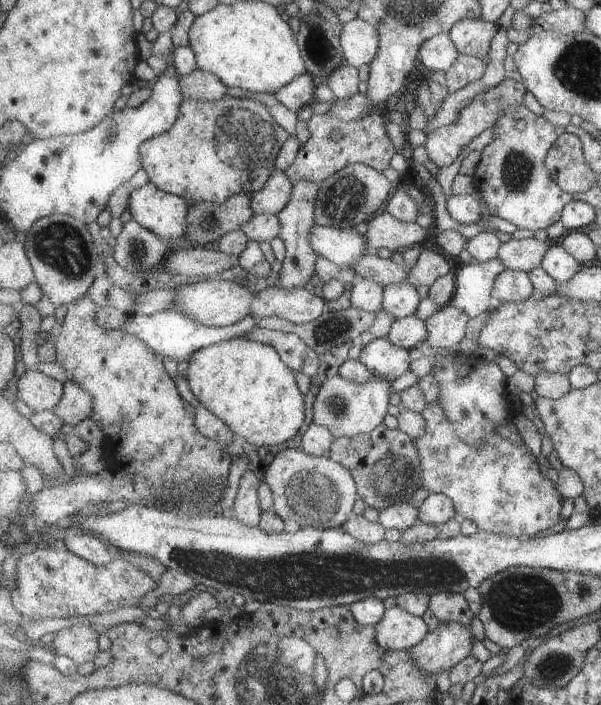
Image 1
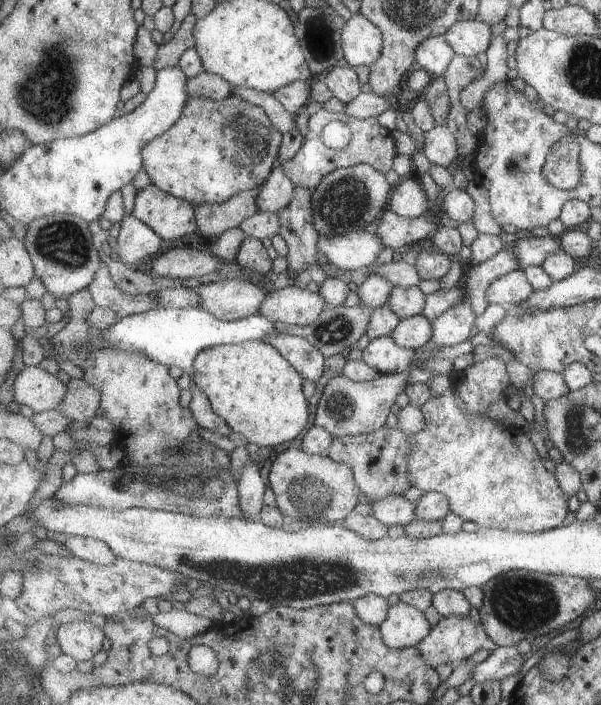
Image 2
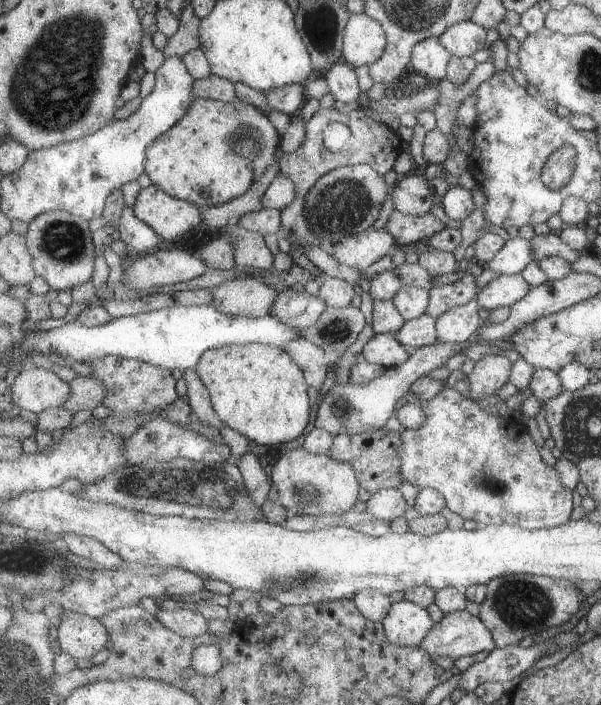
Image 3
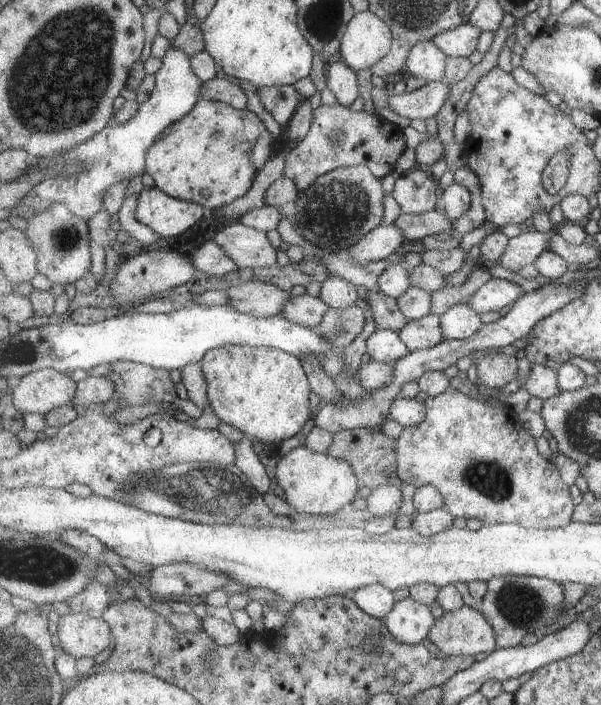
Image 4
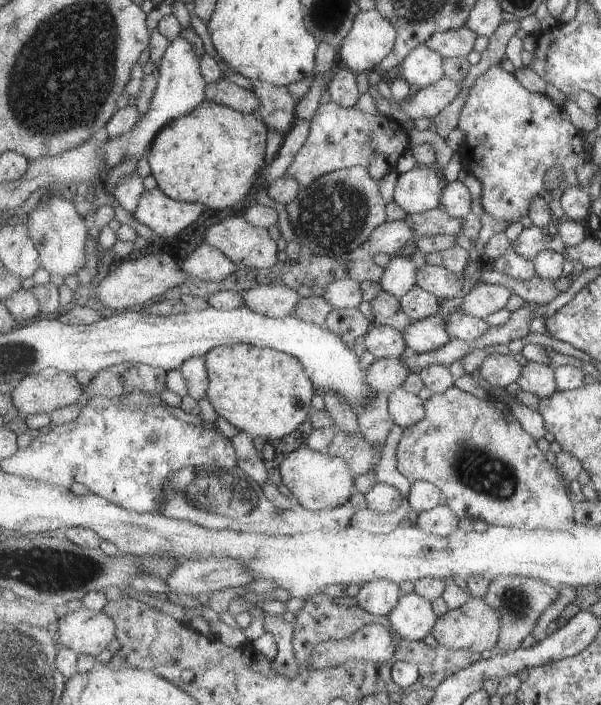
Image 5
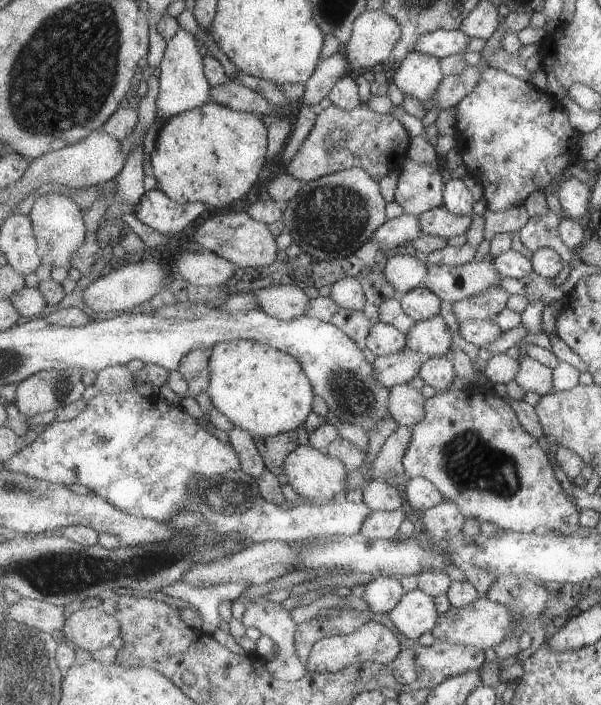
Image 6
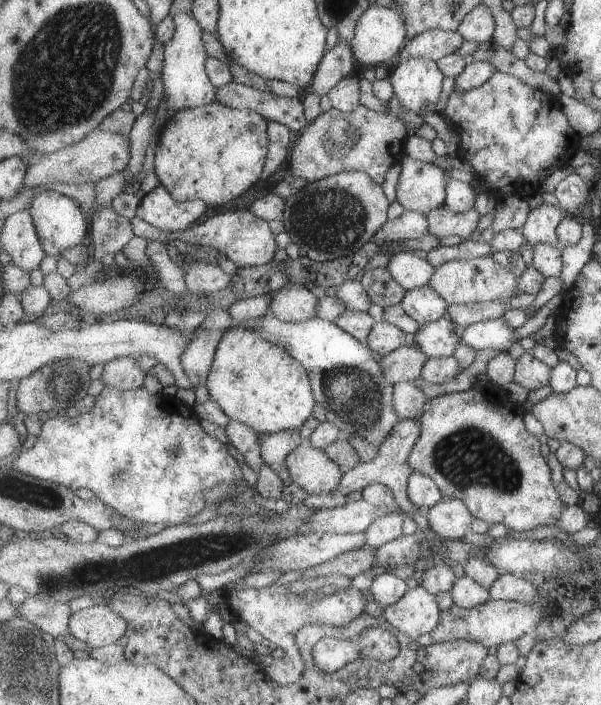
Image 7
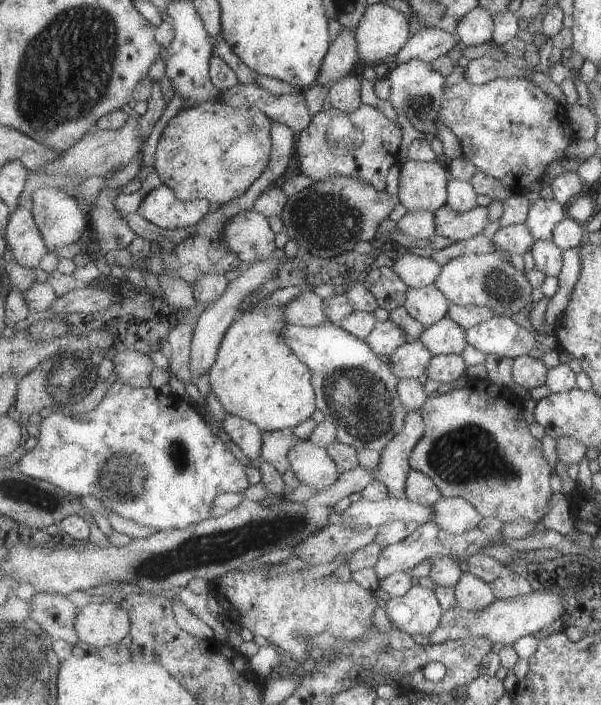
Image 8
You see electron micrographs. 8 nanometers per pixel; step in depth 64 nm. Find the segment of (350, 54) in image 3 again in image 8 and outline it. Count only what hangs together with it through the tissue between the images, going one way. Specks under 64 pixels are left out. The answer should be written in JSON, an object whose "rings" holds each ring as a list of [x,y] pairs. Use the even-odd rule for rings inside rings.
{"rings":[[[383,2],[369,5],[356,30],[361,63],[393,62],[412,37],[410,18]]]}

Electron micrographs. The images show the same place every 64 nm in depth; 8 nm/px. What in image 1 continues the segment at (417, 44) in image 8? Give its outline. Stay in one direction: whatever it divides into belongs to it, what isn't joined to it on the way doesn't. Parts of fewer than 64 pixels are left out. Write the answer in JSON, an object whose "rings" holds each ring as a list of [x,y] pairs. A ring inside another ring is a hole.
{"rings":[[[463,19],[451,29],[450,35],[460,54],[483,59],[490,54],[492,40],[499,31],[495,23],[483,19]]]}

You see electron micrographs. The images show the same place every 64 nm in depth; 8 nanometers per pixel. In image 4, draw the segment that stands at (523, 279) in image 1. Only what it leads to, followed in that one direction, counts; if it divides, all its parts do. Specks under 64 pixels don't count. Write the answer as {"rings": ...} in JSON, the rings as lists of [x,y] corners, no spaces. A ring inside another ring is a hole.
{"rings":[[[491,279],[475,293],[469,304],[479,314],[499,312],[515,304],[523,295],[523,288],[519,284],[506,279]]]}

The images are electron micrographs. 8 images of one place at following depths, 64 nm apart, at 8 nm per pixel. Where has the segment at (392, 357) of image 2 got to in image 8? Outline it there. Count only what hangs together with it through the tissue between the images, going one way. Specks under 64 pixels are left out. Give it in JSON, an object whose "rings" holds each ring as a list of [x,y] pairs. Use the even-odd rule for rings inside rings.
{"rings":[[[388,318],[383,322],[377,321],[366,341],[377,354],[391,356],[397,348],[409,342],[410,339],[406,331]]]}

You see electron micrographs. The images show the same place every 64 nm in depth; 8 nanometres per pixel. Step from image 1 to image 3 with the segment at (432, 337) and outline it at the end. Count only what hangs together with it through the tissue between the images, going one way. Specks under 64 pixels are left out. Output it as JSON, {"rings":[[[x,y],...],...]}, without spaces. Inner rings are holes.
{"rings":[[[478,297],[467,304],[448,310],[437,319],[437,342],[461,344],[473,338],[478,332],[481,318],[477,315]]]}

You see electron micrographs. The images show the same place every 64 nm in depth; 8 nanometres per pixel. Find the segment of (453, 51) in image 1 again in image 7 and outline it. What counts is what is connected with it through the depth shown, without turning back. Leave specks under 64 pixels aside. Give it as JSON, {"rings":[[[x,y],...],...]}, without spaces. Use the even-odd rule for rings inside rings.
{"rings":[[[411,57],[395,62],[389,80],[402,108],[421,114],[424,108],[434,112],[443,92],[445,77],[438,61]]]}

